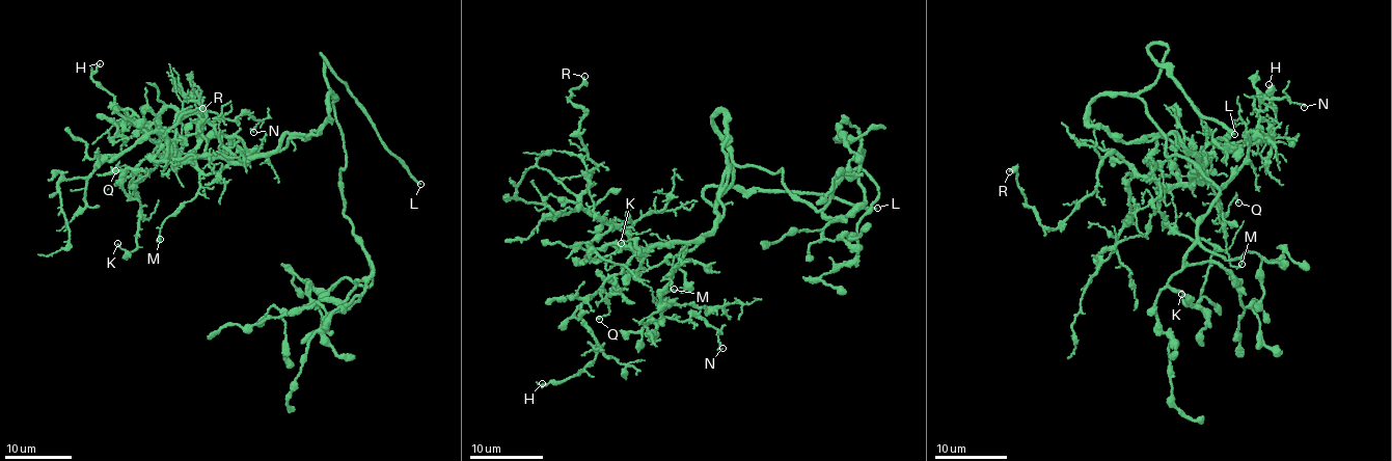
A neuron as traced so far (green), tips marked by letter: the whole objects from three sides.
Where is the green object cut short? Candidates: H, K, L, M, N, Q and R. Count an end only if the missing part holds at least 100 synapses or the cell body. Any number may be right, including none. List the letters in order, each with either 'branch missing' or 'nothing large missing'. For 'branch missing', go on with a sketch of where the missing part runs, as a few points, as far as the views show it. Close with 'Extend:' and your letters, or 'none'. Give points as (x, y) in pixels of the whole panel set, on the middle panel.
H: nothing large missing
K: nothing large missing
L: branch missing; missing branch runs (877, 208), (892, 223), (892, 240), (879, 267)
M: nothing large missing
N: nothing large missing
Q: nothing large missing
R: nothing large missing
Extend: L

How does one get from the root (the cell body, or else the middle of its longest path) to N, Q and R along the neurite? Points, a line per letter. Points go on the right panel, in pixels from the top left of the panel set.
N: (1097, 127), (1126, 142), (1161, 137), (1185, 145), (1221, 187), (1246, 158), (1262, 99), (1304, 107)
Q: (1097, 127), (1185, 145), (1198, 166), (1190, 183), (1205, 175), (1223, 214), (1238, 202)
R: (1097, 127), (1185, 145), (1198, 169), (1164, 188), (1112, 152), (1096, 188), (1052, 228), (1009, 171)

